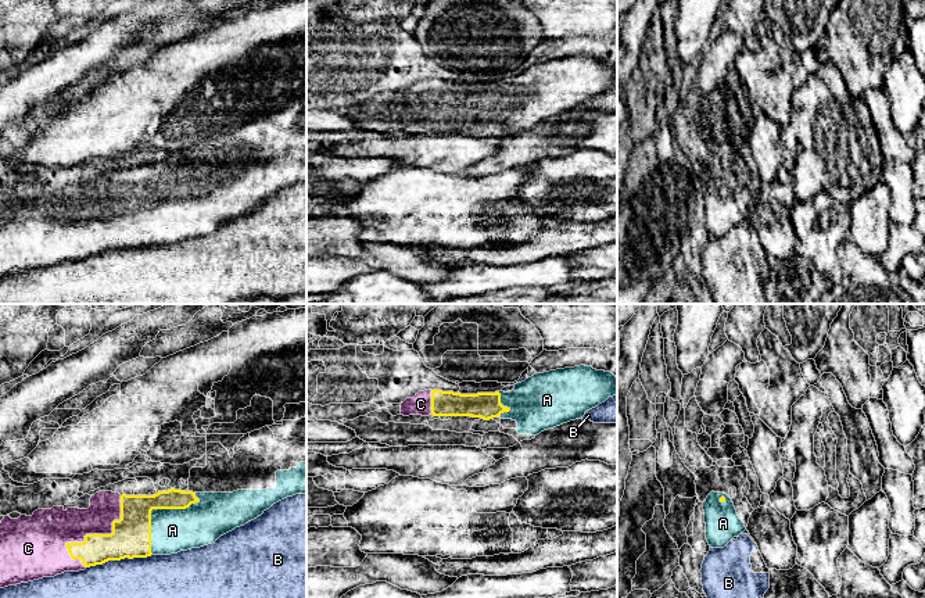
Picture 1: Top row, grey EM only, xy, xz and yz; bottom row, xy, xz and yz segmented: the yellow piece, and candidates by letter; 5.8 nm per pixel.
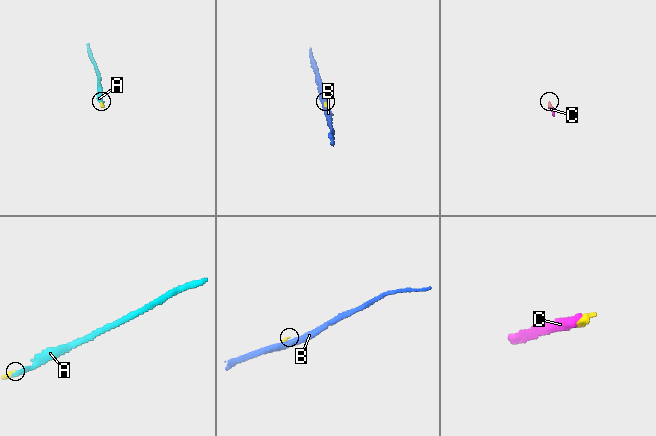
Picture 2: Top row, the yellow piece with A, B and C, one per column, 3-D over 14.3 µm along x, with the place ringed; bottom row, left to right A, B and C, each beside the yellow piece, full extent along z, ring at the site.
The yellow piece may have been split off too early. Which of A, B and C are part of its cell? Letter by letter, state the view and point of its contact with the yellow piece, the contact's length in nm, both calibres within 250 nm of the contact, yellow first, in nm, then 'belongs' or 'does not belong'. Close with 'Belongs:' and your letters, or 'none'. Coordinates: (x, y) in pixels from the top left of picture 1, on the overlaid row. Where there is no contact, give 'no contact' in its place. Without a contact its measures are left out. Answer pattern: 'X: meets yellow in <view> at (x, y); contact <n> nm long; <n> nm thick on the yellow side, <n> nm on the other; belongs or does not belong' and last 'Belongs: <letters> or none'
A: meets yellow in xy at (157, 508); contact 440 nm long; 240 nm thick on the yellow side, 260 nm on the other; belongs
B: meets yellow in xy at (118, 559); contact 400 nm long; 240 nm thick on the yellow side, 260 nm on the other; does not belong
C: meets yellow in xy at (92, 534); contact 480 nm long; 240 nm thick on the yellow side, 200 nm on the other; belongs
Belongs: A, C

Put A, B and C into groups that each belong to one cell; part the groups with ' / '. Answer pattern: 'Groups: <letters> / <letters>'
Groups: A C / B

